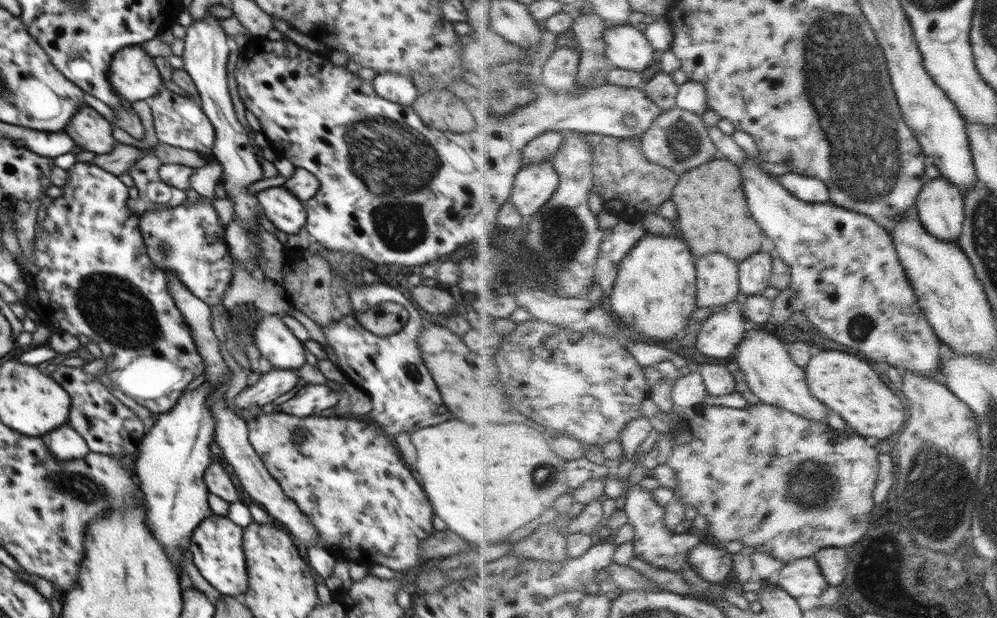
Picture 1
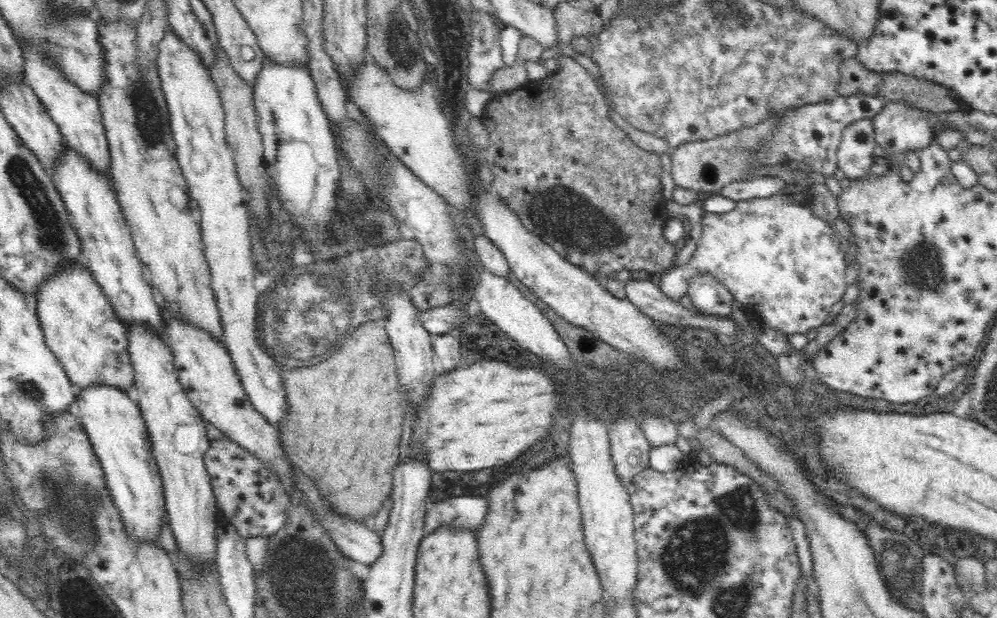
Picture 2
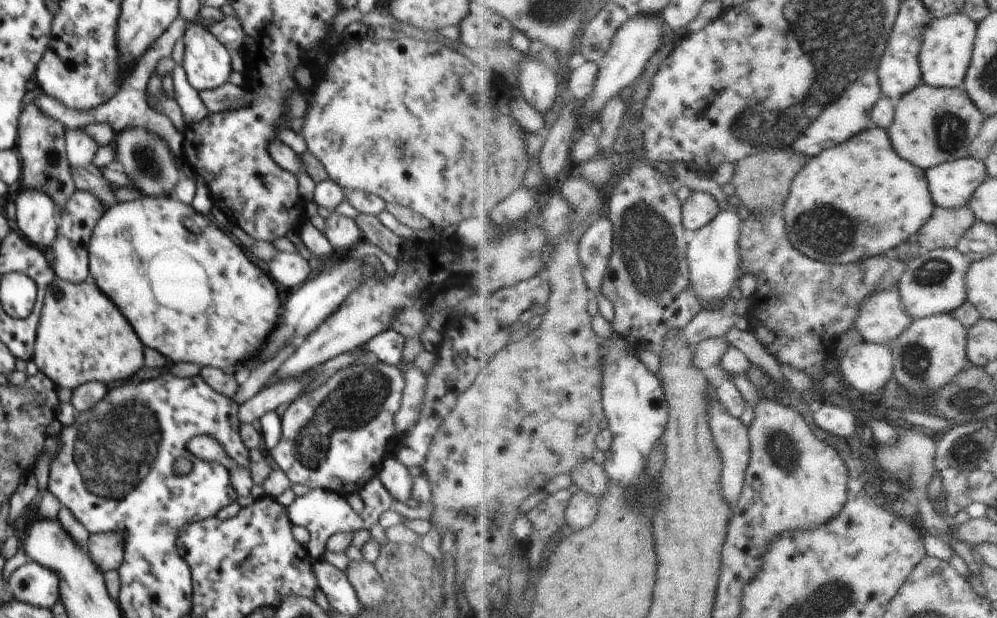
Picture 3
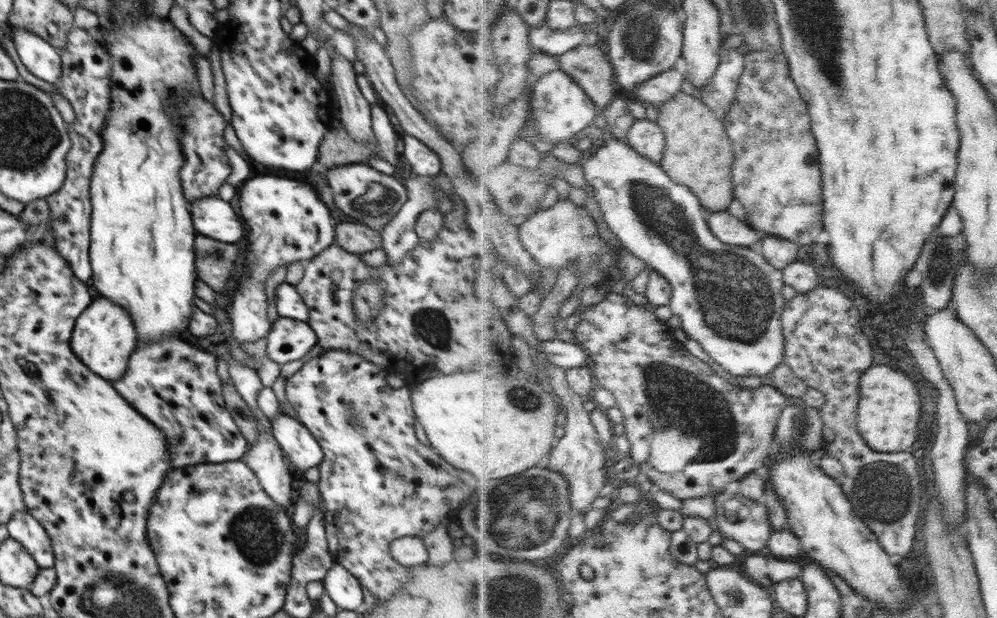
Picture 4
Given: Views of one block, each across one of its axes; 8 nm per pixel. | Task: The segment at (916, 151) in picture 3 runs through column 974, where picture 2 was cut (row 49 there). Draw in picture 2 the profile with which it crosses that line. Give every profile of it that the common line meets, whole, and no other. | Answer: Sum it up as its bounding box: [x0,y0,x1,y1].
[96,18,223,342]

